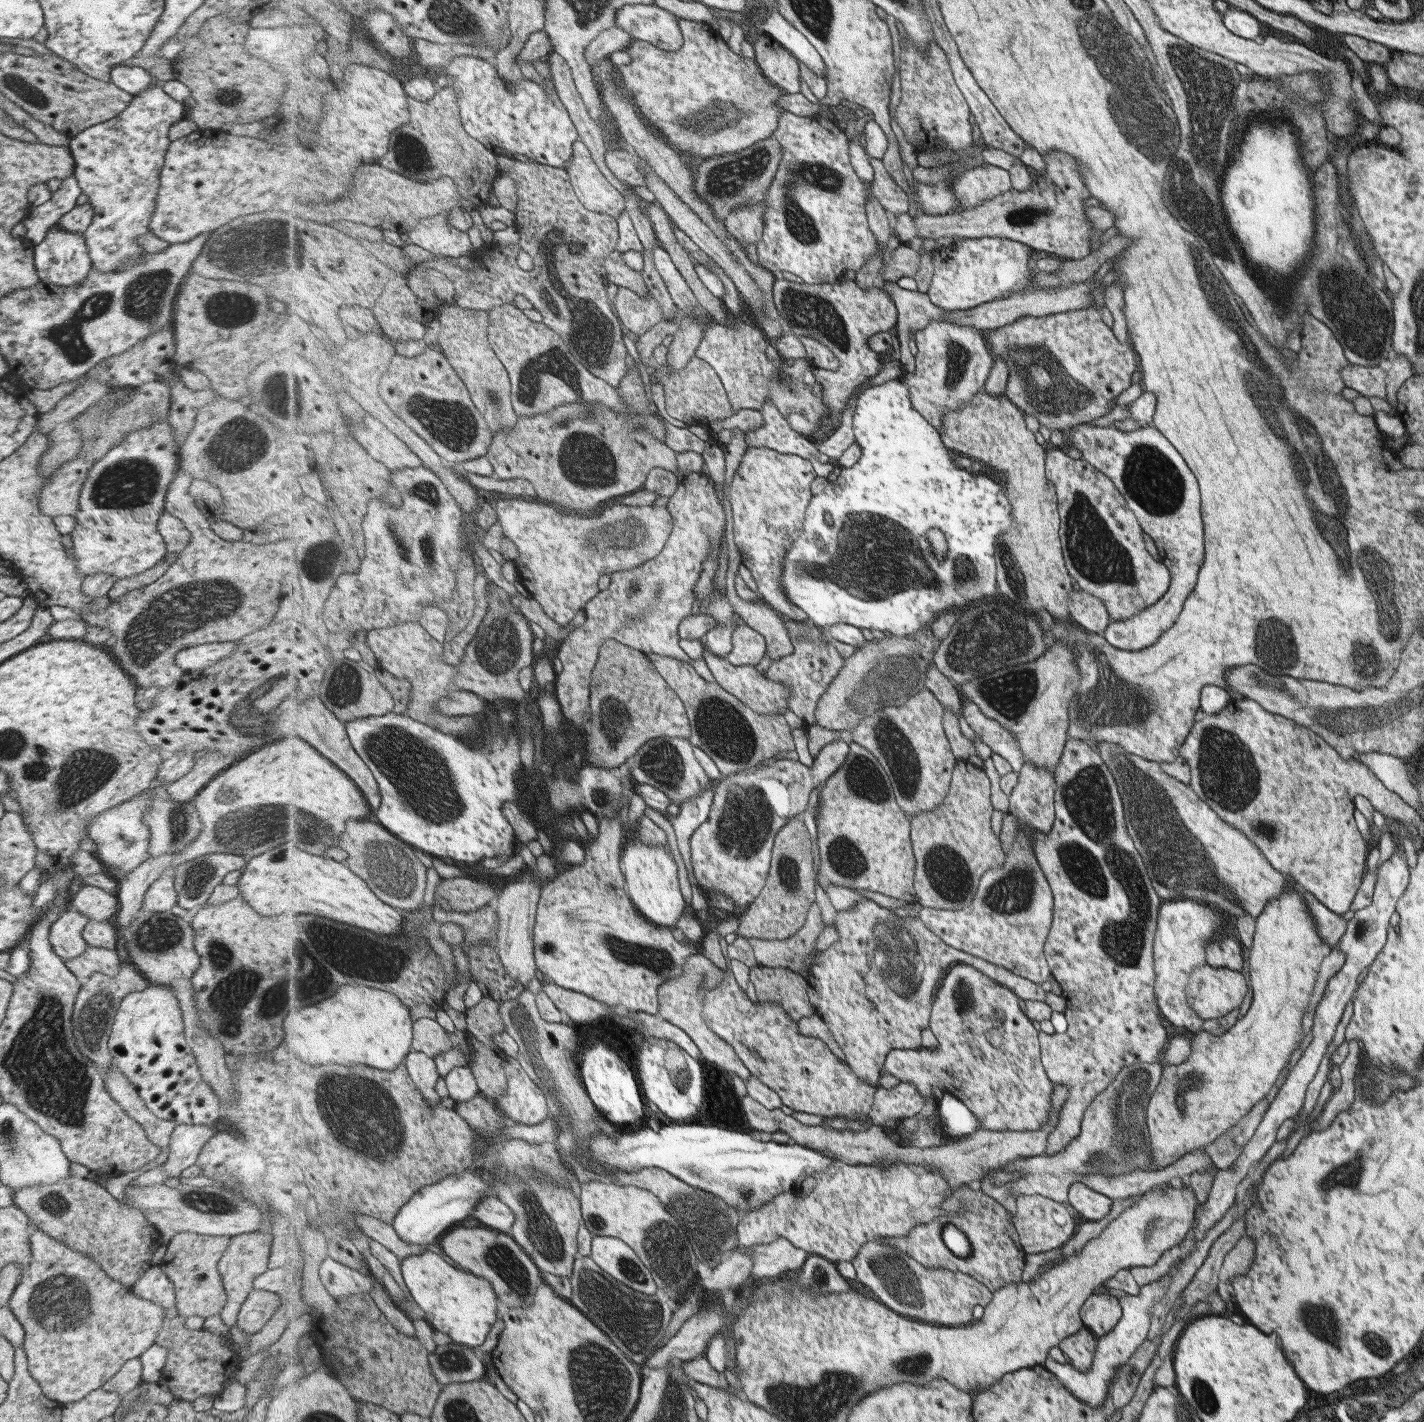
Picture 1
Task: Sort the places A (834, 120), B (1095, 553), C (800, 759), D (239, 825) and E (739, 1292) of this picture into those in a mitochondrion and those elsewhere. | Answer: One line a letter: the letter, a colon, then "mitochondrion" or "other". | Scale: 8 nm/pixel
A: other
B: mitochondrion
C: other
D: mitochondrion
E: other

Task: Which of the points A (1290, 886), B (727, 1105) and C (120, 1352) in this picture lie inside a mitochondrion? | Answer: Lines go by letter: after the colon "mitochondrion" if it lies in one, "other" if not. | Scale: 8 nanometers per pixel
A: other
B: mitochondrion
C: other

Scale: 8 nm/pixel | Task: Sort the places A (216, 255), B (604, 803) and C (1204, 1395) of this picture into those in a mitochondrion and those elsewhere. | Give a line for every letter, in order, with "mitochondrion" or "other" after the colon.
A: mitochondrion
B: mitochondrion
C: mitochondrion

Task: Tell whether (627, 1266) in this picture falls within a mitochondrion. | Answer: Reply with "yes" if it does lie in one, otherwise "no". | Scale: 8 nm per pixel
yes

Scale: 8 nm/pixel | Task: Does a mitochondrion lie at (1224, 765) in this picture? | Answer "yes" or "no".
yes

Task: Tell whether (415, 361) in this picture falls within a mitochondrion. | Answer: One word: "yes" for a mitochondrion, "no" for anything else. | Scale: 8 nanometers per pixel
no

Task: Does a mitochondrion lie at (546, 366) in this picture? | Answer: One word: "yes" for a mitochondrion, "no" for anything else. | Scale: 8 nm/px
yes

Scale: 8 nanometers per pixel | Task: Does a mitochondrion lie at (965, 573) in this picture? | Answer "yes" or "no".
yes

